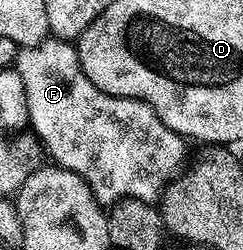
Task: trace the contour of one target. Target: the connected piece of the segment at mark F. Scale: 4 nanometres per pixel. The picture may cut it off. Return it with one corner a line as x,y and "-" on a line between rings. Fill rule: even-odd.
47,37
43,43
19,50
16,70
24,81
28,97
29,126
38,136
45,154
55,164
76,173
89,185
96,202
113,205
121,199
139,199
142,203
161,200
165,190
179,178
186,163
187,140
177,135
146,103
138,99
125,99
109,95
92,85
78,60
78,48
73,42
57,37

